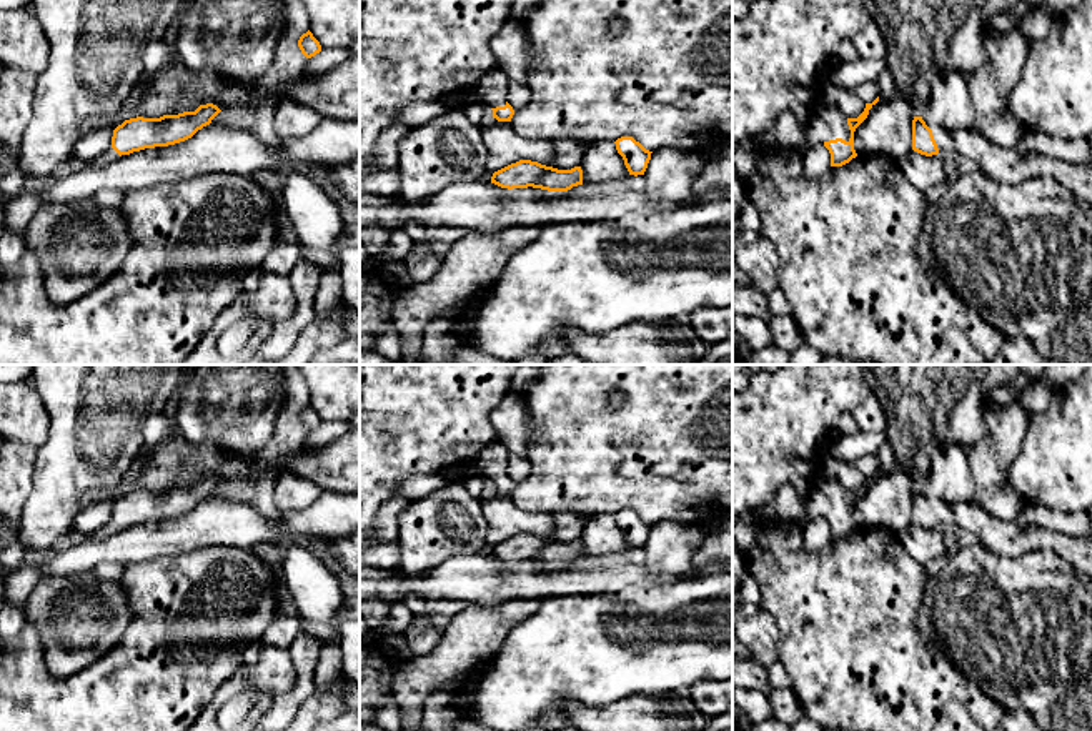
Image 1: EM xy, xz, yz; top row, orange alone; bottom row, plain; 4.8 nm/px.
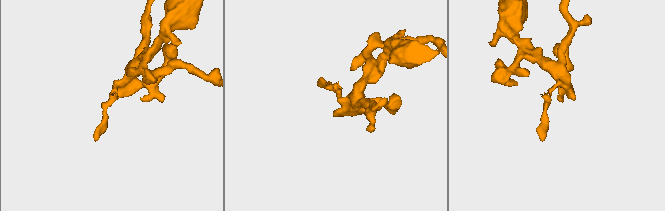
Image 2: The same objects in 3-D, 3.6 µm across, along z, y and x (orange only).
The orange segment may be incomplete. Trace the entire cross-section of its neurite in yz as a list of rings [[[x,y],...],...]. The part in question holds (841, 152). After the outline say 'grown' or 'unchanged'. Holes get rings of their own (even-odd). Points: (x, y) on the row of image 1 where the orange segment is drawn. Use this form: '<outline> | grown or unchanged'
[[[879,102],[866,103],[857,118],[847,118],[837,108],[821,108],[812,113],[807,125],[806,140],[799,145],[804,155],[809,148],[822,143],[831,153],[831,167],[842,167],[857,157],[854,150],[854,132],[867,118],[869,110]]] | grown

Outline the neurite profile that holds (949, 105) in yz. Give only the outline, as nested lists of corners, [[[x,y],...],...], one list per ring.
[[[944,73],[932,82],[922,120],[934,130],[942,127],[954,133],[974,128],[974,103],[962,73]]]

